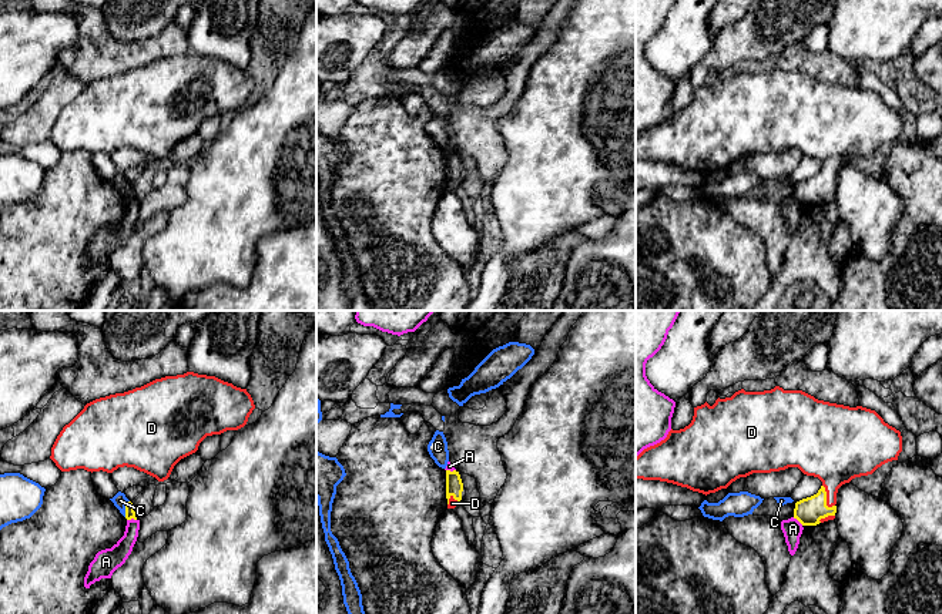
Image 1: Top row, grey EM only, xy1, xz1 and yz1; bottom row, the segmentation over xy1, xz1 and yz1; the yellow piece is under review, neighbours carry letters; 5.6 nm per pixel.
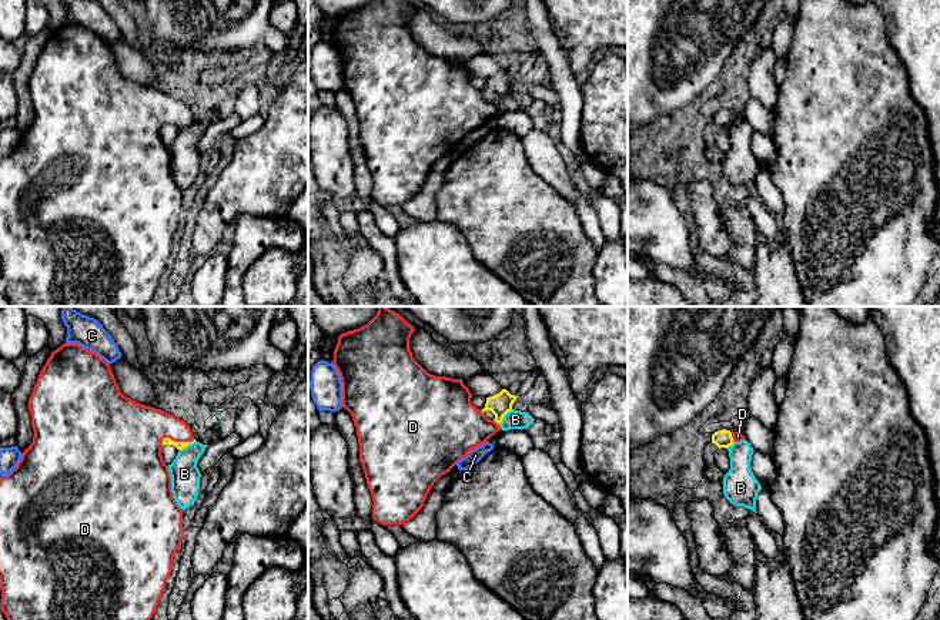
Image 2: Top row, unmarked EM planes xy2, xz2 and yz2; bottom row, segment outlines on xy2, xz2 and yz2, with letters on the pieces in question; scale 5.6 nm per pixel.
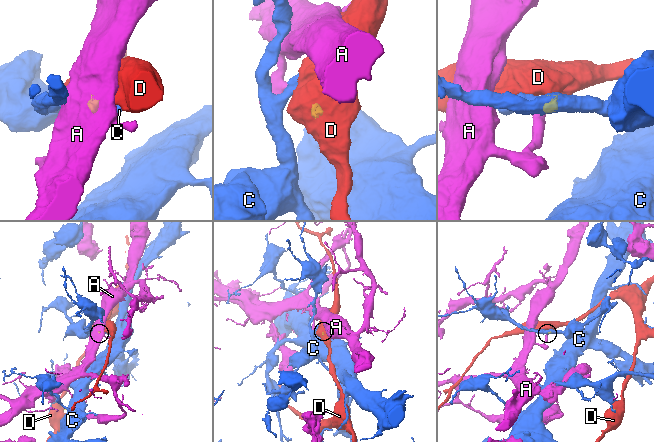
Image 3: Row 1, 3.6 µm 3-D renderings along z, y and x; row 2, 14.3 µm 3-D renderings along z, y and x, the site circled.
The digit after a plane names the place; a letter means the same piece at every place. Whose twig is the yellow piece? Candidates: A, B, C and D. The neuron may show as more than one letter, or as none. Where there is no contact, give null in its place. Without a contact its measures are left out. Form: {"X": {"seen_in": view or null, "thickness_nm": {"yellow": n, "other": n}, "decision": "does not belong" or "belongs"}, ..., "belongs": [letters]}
{"A": {"seen_in": "xy1", "thickness_nm": {"yellow": 60, "other": 120}, "decision": "does not belong"}, "B": {"seen_in": "xz2", "thickness_nm": {"yellow": 120, "other": 110}, "decision": "does not belong"}, "C": {"seen_in": "xy1", "thickness_nm": {"yellow": 60, "other": 80}, "decision": "does not belong"}, "D": {"seen_in": "xy2", "thickness_nm": {"yellow": 50, "other": 360}, "decision": "belongs"}, "belongs": ["D"]}

